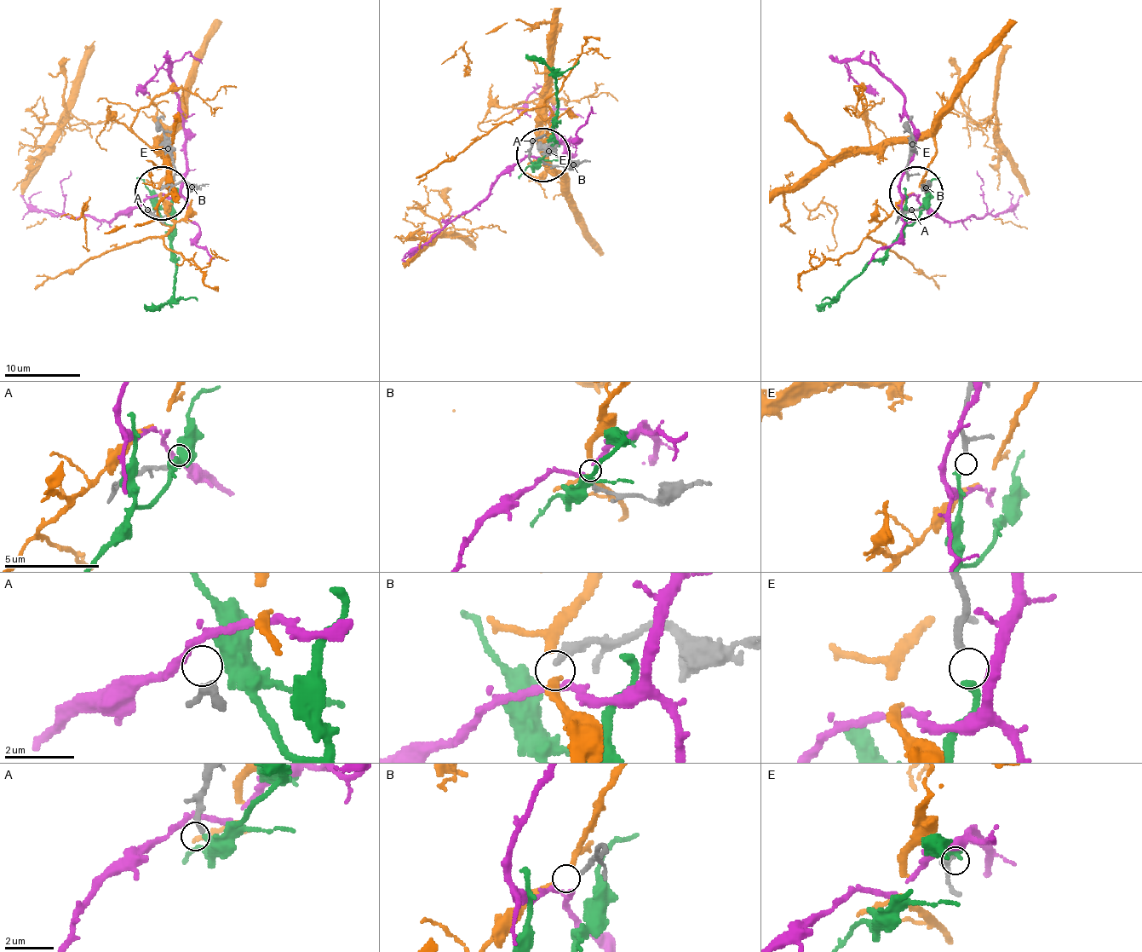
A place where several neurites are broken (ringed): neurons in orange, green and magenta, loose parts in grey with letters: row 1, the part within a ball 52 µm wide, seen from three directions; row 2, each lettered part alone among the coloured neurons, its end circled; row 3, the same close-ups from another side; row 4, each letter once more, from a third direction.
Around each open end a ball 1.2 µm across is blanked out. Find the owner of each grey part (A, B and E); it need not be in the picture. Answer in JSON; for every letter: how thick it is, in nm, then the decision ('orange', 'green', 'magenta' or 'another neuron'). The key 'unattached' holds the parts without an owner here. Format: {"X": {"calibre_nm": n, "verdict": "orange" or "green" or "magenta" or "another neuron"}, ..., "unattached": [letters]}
{"A": {"calibre_nm": 200, "verdict": "another neuron"}, "B": {"calibre_nm": 200, "verdict": "magenta"}, "E": {"calibre_nm": 160, "verdict": "green"}, "unattached": ["A"]}

